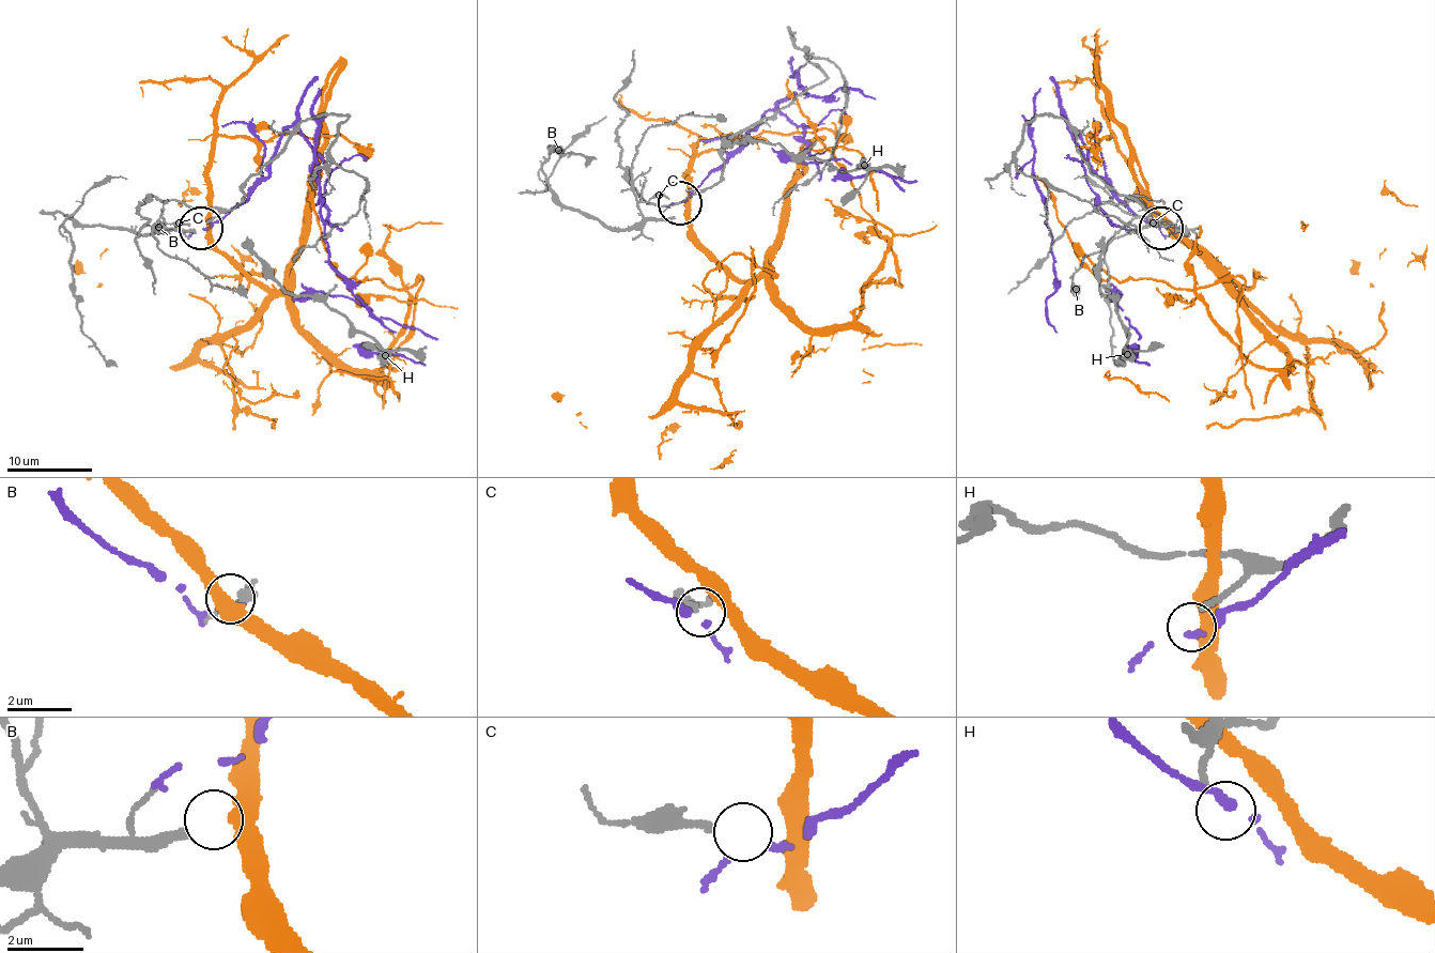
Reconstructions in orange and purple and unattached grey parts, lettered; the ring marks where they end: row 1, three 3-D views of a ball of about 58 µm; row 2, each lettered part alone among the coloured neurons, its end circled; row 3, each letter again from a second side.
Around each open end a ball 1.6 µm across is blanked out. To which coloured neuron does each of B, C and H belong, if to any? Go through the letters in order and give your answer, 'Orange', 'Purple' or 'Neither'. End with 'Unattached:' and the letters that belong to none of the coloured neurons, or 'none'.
B: Orange
C: Purple
H: Neither
Unattached: H

